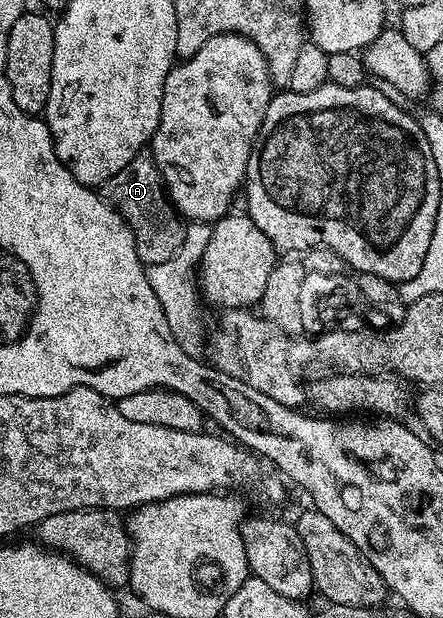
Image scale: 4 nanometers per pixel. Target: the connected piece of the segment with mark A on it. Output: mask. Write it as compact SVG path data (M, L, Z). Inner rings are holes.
M141 153L121 169L108 183L102 184L102 194L108 203L121 213L121 217L129 225L133 233L133 241L137 245L137 257L147 267L161 265L161 261L169 261L183 240L184 220L167 194L163 186L163 175L157 169L155 160L150 154Z

